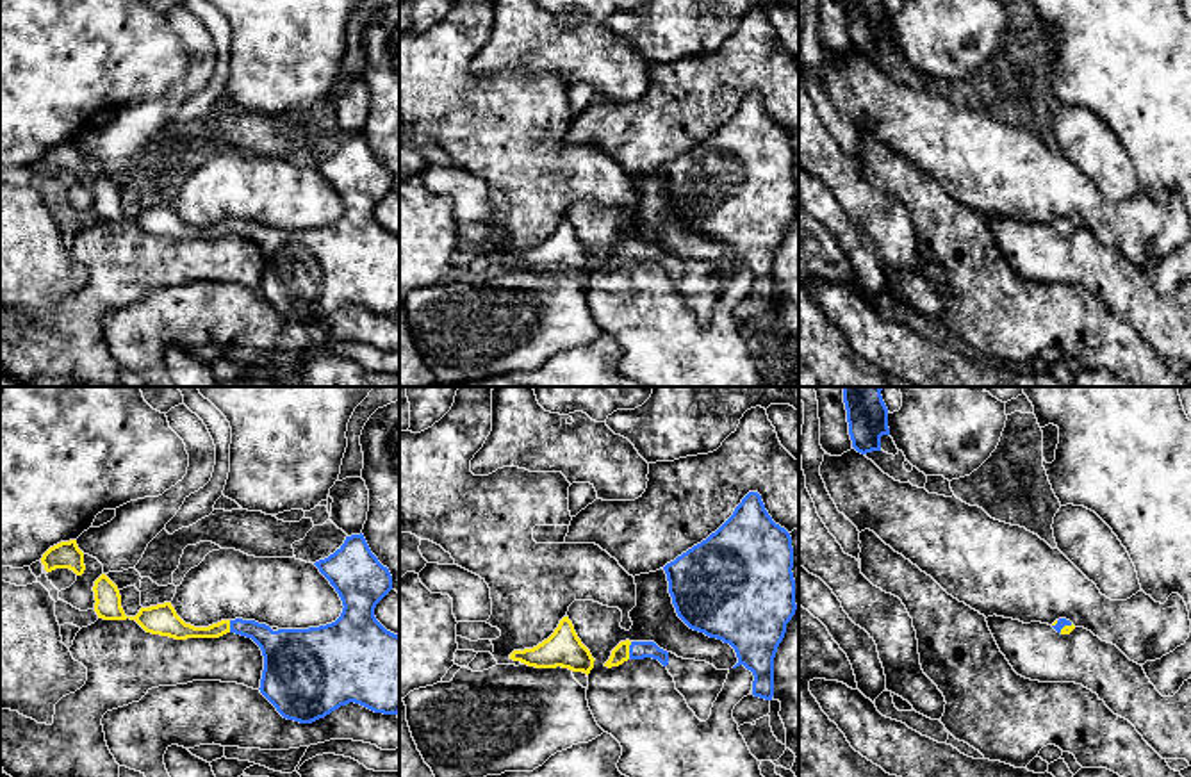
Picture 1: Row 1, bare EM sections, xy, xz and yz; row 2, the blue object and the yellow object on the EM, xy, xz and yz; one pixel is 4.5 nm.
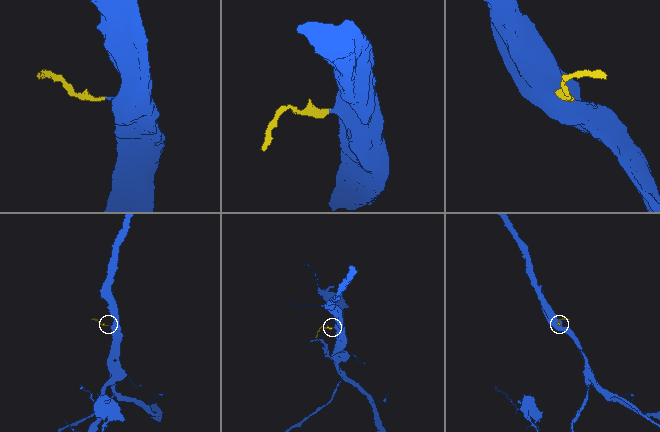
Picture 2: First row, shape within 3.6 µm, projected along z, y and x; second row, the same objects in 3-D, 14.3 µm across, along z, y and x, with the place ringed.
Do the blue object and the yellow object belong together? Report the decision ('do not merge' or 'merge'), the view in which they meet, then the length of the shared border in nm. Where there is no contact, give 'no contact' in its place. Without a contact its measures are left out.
merge | xz | 80 nm

